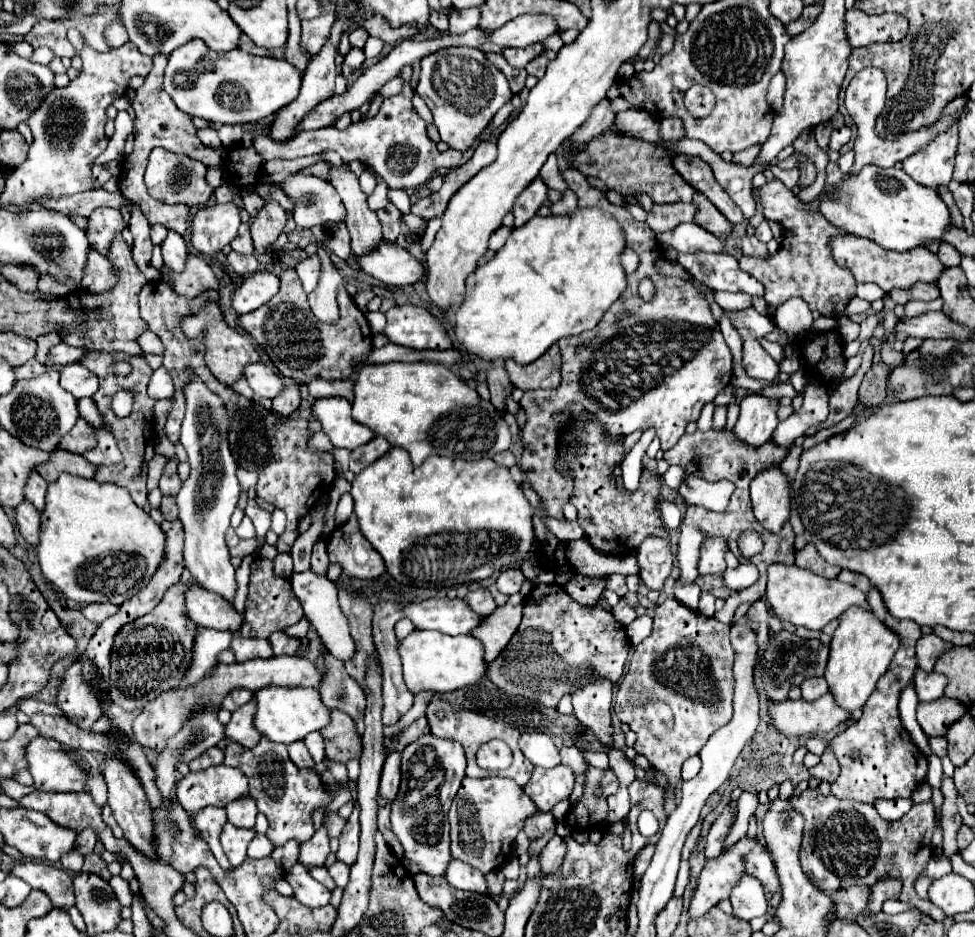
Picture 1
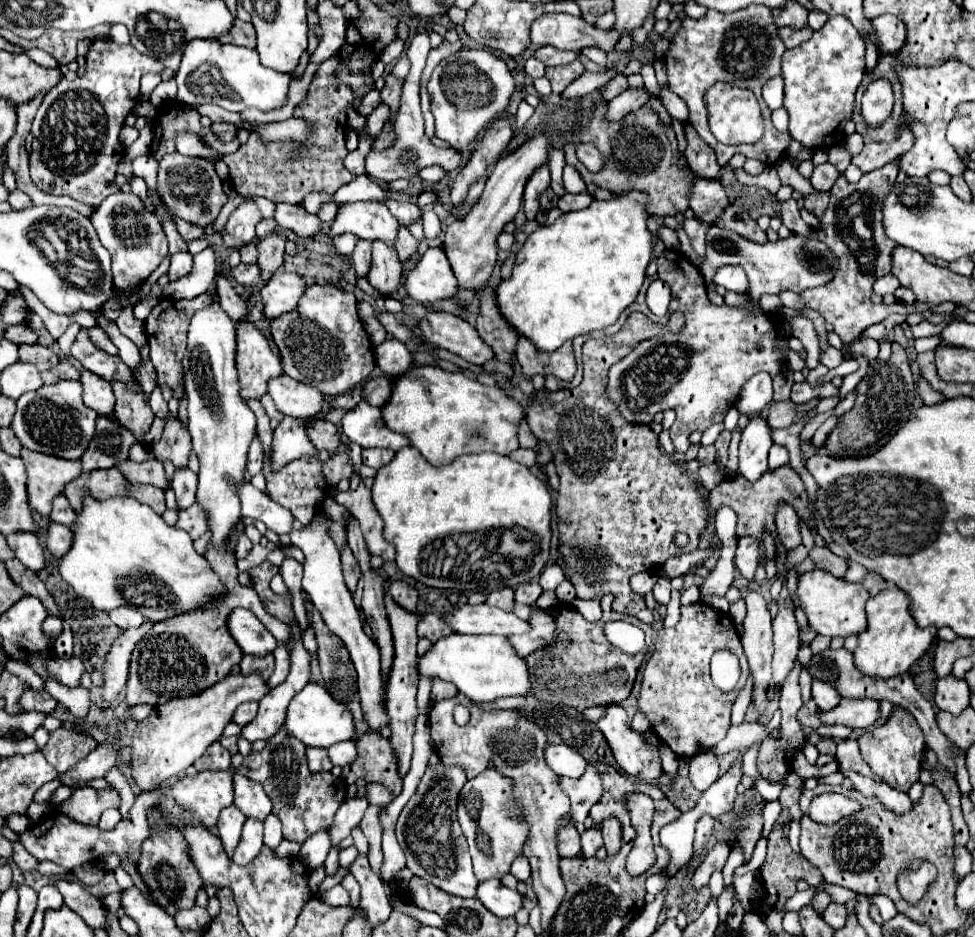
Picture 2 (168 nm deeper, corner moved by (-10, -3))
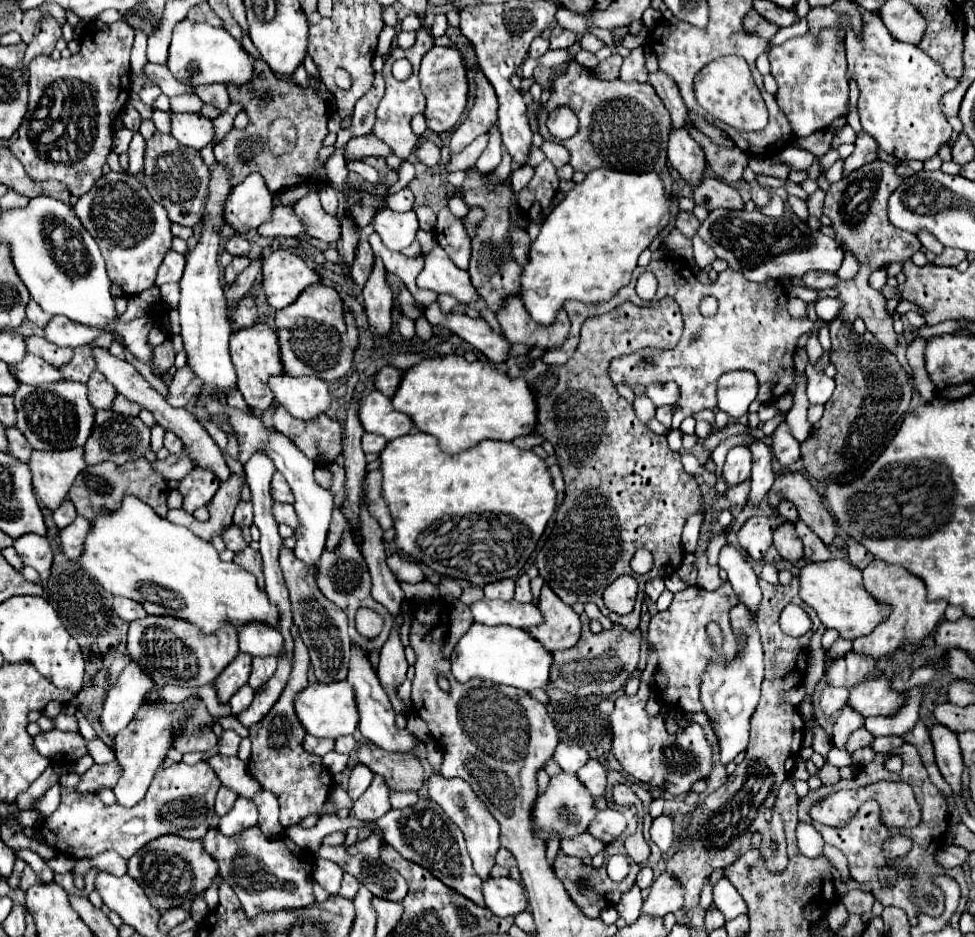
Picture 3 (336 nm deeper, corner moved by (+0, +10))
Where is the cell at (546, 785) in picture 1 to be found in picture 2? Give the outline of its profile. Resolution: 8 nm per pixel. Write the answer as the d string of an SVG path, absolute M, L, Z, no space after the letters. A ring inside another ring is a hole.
M587 765L585 775L581 779L569 779L569 777L559 777L561 779L561 791L571 799L571 821L573 823L583 823L587 819L587 813L593 803L599 801L603 793L601 779L595 771L595 767Z

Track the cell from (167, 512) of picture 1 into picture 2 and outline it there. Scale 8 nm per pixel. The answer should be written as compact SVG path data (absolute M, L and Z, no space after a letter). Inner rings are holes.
M177 469L171 481L171 489L175 491L175 497L177 497L177 509L191 507L195 503L197 475L191 469Z

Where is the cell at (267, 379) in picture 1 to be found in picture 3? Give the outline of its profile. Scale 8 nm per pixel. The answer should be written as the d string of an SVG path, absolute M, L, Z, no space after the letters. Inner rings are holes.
M273 376L269 388L273 390L275 400L299 420L315 420L331 406L327 382L315 376Z

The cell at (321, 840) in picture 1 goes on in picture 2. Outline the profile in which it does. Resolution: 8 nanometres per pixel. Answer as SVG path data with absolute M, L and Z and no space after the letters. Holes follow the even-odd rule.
M355 797L355 799L347 799L343 801L343 805L339 807L335 819L333 819L333 827L329 829L331 835L331 843L335 849L339 849L339 843L349 837L351 829L359 825L365 809L369 807L365 797Z

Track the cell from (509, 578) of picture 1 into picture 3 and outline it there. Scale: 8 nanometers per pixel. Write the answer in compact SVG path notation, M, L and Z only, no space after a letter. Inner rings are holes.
M527 574L517 578L517 588L515 588L515 600L517 602L533 602L533 594L529 588L529 578Z

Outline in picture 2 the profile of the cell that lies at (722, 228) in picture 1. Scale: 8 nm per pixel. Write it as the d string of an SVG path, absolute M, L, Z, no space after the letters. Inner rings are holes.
M697 177L689 205L699 221L715 225L715 221L723 215L725 207L729 205L729 197L719 181Z

